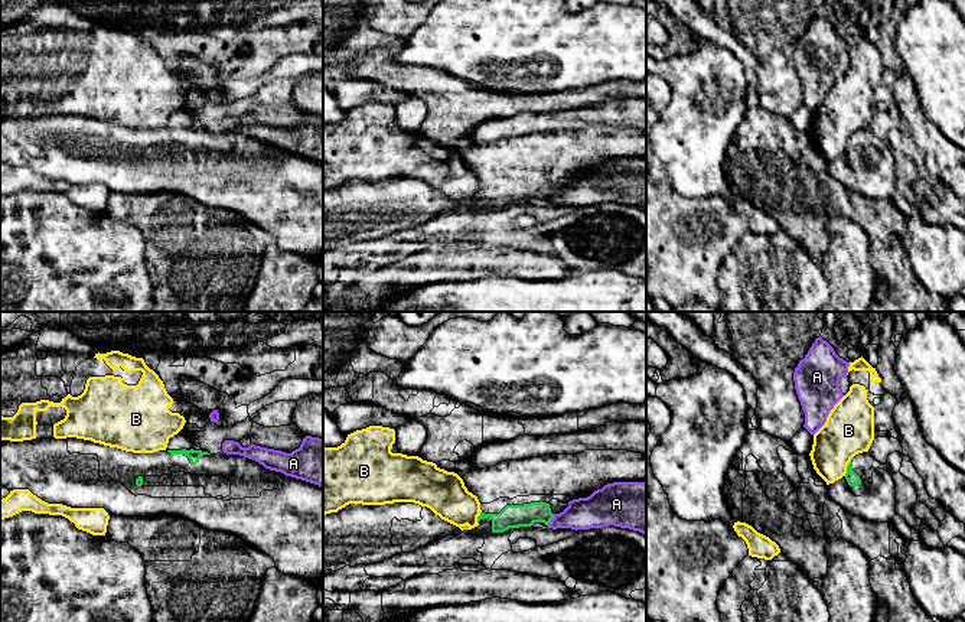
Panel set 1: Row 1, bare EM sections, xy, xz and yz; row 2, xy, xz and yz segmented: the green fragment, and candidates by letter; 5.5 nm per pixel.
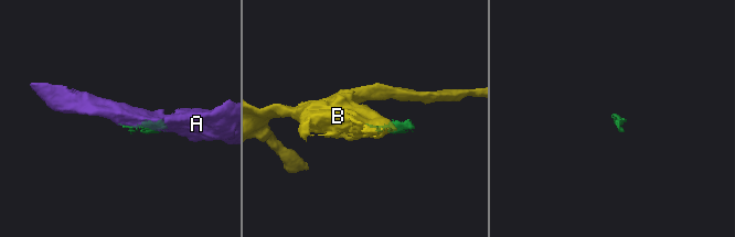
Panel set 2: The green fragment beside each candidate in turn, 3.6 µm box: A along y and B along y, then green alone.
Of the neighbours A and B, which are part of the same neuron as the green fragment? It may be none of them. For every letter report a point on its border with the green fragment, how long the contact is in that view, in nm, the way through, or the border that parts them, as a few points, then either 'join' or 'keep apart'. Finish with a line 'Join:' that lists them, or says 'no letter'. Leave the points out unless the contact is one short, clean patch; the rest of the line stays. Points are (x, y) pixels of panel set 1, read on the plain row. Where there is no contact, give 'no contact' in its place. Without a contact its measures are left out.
A: xz (551, 195) | 80 nm | along xz (554, 191), (547, 202) | keep apart
B: yz (847, 145) | 90 nm | along yz (850, 137), (844, 152) | keep apart
Join: no letter

